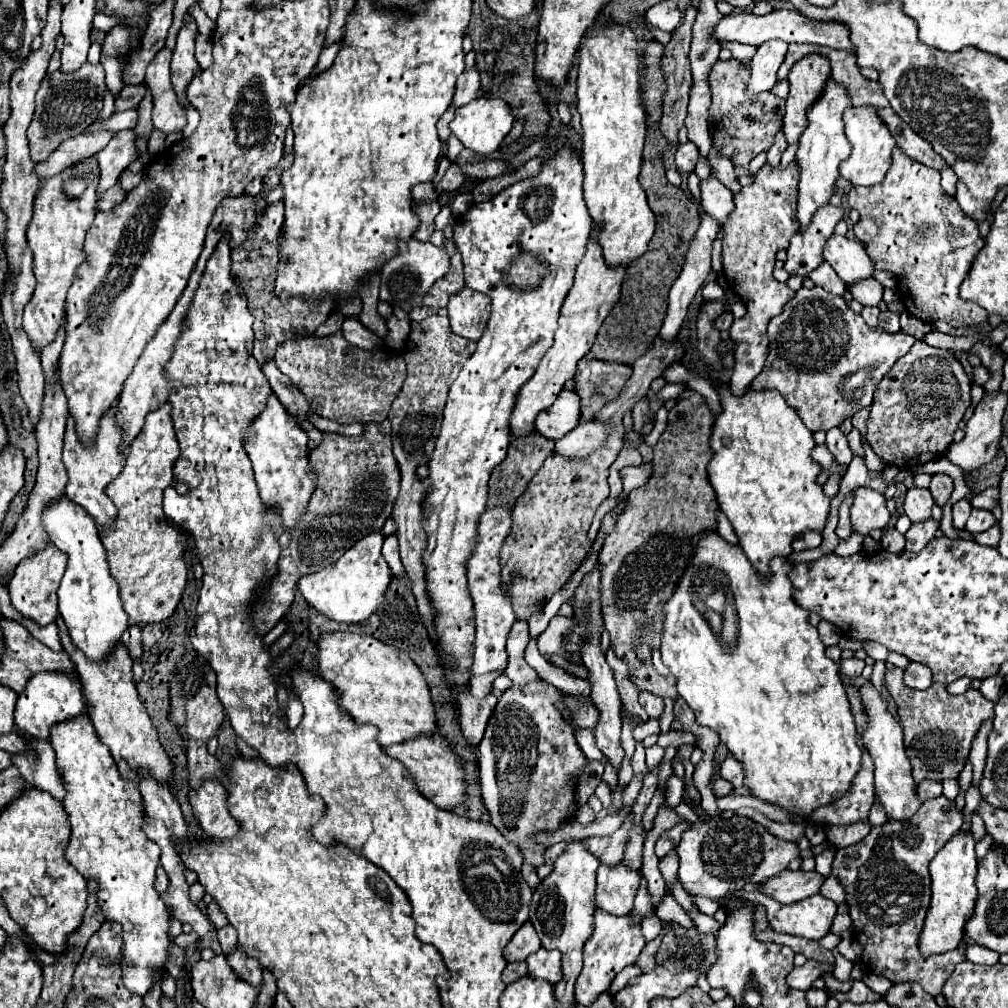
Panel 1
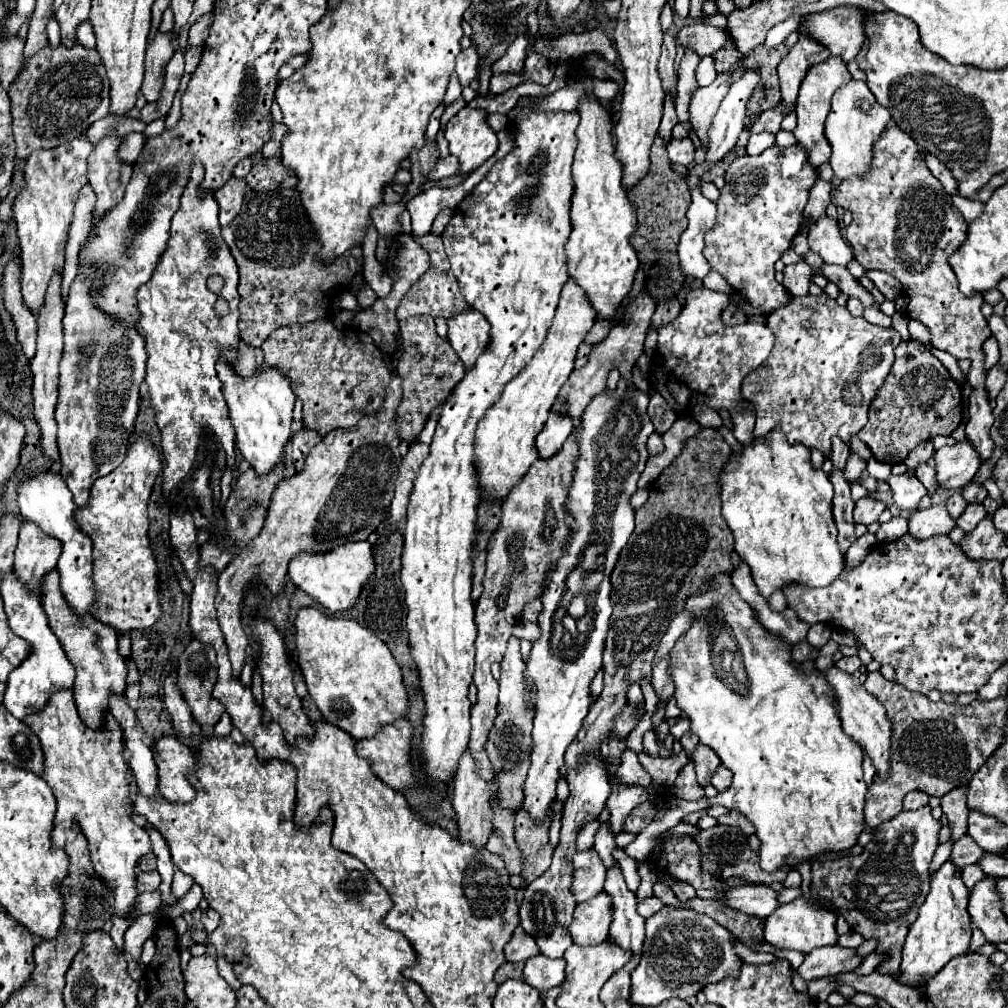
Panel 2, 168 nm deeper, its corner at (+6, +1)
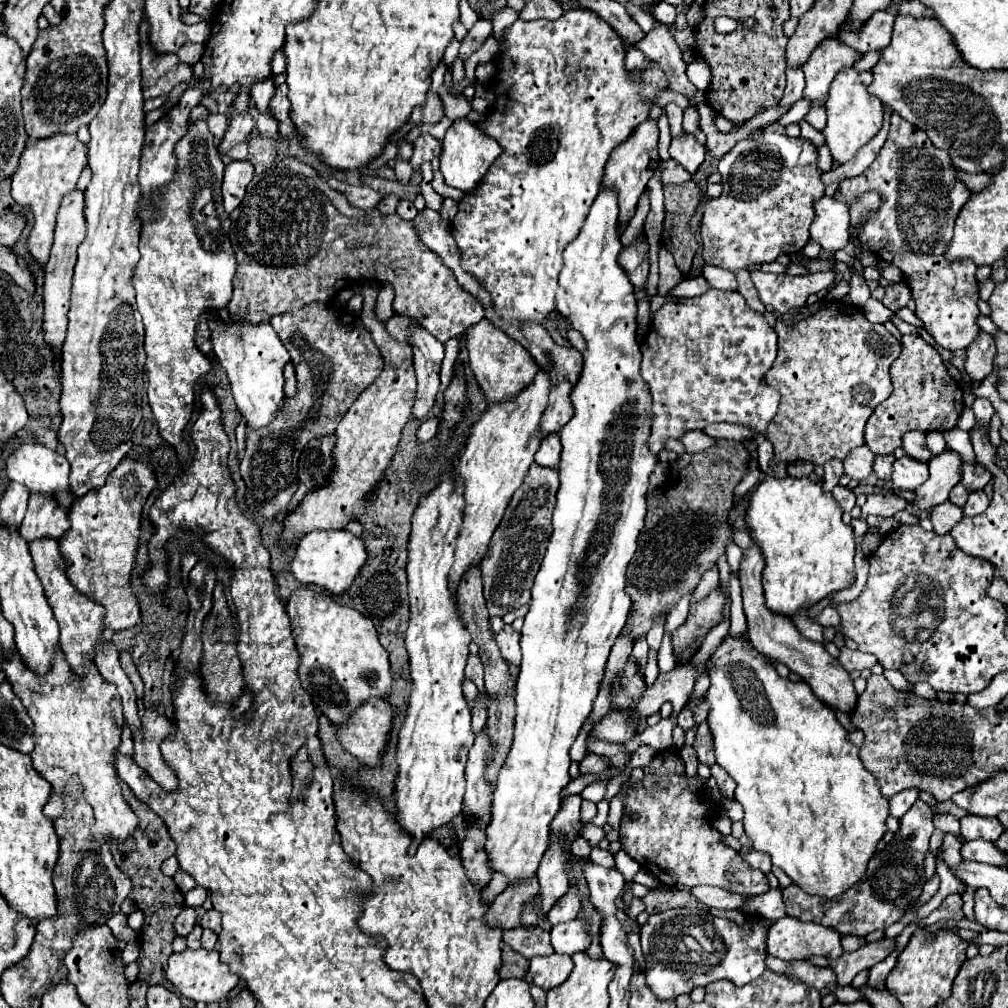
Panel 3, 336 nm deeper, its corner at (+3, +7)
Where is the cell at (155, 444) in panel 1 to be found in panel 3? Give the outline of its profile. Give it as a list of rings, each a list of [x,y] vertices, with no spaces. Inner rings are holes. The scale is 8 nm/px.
[[[122,459],[106,483],[78,497],[68,509],[70,529],[60,539],[60,553],[68,565],[70,583],[92,601],[106,607],[104,625],[122,631],[140,623],[140,605],[130,579],[138,553],[142,507],[156,487],[152,463]]]

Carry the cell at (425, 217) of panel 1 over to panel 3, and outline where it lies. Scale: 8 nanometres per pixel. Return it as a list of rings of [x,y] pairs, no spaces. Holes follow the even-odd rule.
[[[432,91],[428,93],[428,99],[426,99],[426,103],[420,107],[420,111],[422,111],[422,121],[420,121],[420,125],[436,125],[436,123],[440,123],[440,119],[444,117],[442,101],[440,101],[436,95],[432,95]]]

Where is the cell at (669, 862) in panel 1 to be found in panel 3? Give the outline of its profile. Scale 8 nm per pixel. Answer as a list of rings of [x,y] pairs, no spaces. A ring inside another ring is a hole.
[[[670,909],[650,915],[642,925],[642,951],[646,961],[646,983],[658,999],[676,999],[694,987],[728,979],[742,987],[754,981],[764,969],[766,927],[768,919],[752,917],[748,925],[738,927],[734,921],[714,917],[702,909]],[[702,921],[702,927],[698,925]]]

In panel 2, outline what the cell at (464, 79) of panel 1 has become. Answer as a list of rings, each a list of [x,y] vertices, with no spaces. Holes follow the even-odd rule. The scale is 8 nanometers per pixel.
[[[471,45],[469,49],[461,51],[457,55],[457,61],[455,61],[455,71],[459,75],[459,83],[461,87],[467,87],[475,77],[477,77],[477,65],[479,65],[479,57],[477,57],[477,47]]]

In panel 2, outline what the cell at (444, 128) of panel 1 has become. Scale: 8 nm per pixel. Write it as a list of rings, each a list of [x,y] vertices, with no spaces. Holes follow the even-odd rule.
[[[451,73],[451,79],[449,79],[449,85],[447,85],[447,91],[445,91],[445,105],[451,105],[453,101],[457,101],[461,97],[461,85],[457,81],[457,75]]]

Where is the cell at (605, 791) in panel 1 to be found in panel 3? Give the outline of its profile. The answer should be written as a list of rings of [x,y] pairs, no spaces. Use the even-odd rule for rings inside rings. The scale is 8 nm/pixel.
[[[582,836],[578,837],[571,845],[571,853],[575,857],[589,857],[590,852],[591,847],[589,846],[587,840]]]

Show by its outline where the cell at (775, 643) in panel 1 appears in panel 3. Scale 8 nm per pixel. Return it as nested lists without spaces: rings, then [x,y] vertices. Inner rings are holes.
[[[726,635],[722,645],[710,655],[708,659],[708,677],[710,677],[710,689],[706,691],[706,703],[710,705],[710,713],[708,713],[708,727],[710,727],[710,733],[714,737],[714,755],[716,755],[716,763],[722,765],[728,775],[738,783],[736,787],[736,793],[734,793],[734,799],[744,807],[744,829],[746,829],[746,835],[752,839],[752,845],[756,851],[760,853],[766,853],[770,855],[772,859],[772,865],[780,867],[796,885],[800,885],[804,891],[808,891],[810,895],[822,895],[822,897],[836,897],[840,895],[842,891],[846,891],[848,887],[852,887],[854,883],[858,883],[860,879],[864,879],[864,871],[866,871],[866,863],[870,859],[870,855],[874,853],[876,849],[876,843],[882,839],[882,835],[886,833],[886,817],[890,815],[888,813],[888,799],[882,797],[880,793],[880,787],[878,787],[878,781],[876,777],[862,765],[862,759],[860,759],[860,753],[858,753],[858,747],[848,739],[848,731],[838,723],[834,711],[822,703],[820,699],[816,699],[816,695],[812,693],[812,689],[808,687],[808,683],[804,681],[788,681],[786,677],[780,677],[774,669],[774,665],[770,665],[770,661],[758,653],[748,639],[744,637],[734,637],[734,635]],[[738,667],[738,669],[744,669],[746,675],[734,675],[732,669]]]

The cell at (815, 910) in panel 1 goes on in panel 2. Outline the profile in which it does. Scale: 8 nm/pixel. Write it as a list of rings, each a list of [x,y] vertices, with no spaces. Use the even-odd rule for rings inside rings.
[[[799,897],[791,903],[779,905],[767,919],[765,919],[765,941],[773,945],[775,949],[795,949],[801,953],[809,953],[817,947],[825,945],[835,945],[837,943],[837,931],[835,931],[835,921],[831,911],[825,911],[813,903],[809,903],[805,897]]]

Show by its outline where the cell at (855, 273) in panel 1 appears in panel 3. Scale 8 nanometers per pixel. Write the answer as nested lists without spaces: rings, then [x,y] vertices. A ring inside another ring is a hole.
[[[822,197],[814,203],[814,209],[816,209],[816,219],[810,227],[810,239],[822,245],[822,249],[832,253],[844,249],[850,239],[848,237],[848,225],[850,225],[848,205],[838,199]]]

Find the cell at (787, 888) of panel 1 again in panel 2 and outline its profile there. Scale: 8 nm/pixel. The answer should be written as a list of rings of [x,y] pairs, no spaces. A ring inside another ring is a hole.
[[[741,885],[727,889],[723,895],[717,897],[725,907],[731,907],[735,911],[755,915],[759,919],[769,917],[777,907],[777,891],[773,891],[767,885]]]

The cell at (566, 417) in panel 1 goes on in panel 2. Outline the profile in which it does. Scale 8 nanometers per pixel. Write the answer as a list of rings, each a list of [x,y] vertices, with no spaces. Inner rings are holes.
[[[549,413],[549,419],[541,431],[541,435],[537,435],[537,451],[541,459],[549,459],[555,453],[559,453],[561,445],[565,443],[565,439],[573,433],[573,421],[569,417],[561,417],[557,413]]]

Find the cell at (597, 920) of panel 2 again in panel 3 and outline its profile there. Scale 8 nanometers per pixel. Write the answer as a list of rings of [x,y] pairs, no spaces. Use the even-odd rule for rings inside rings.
[[[580,917],[560,923],[560,925],[554,925],[550,931],[554,951],[564,953],[564,955],[572,955],[576,951],[586,951],[592,943],[592,937],[586,931],[586,925],[588,923]]]

